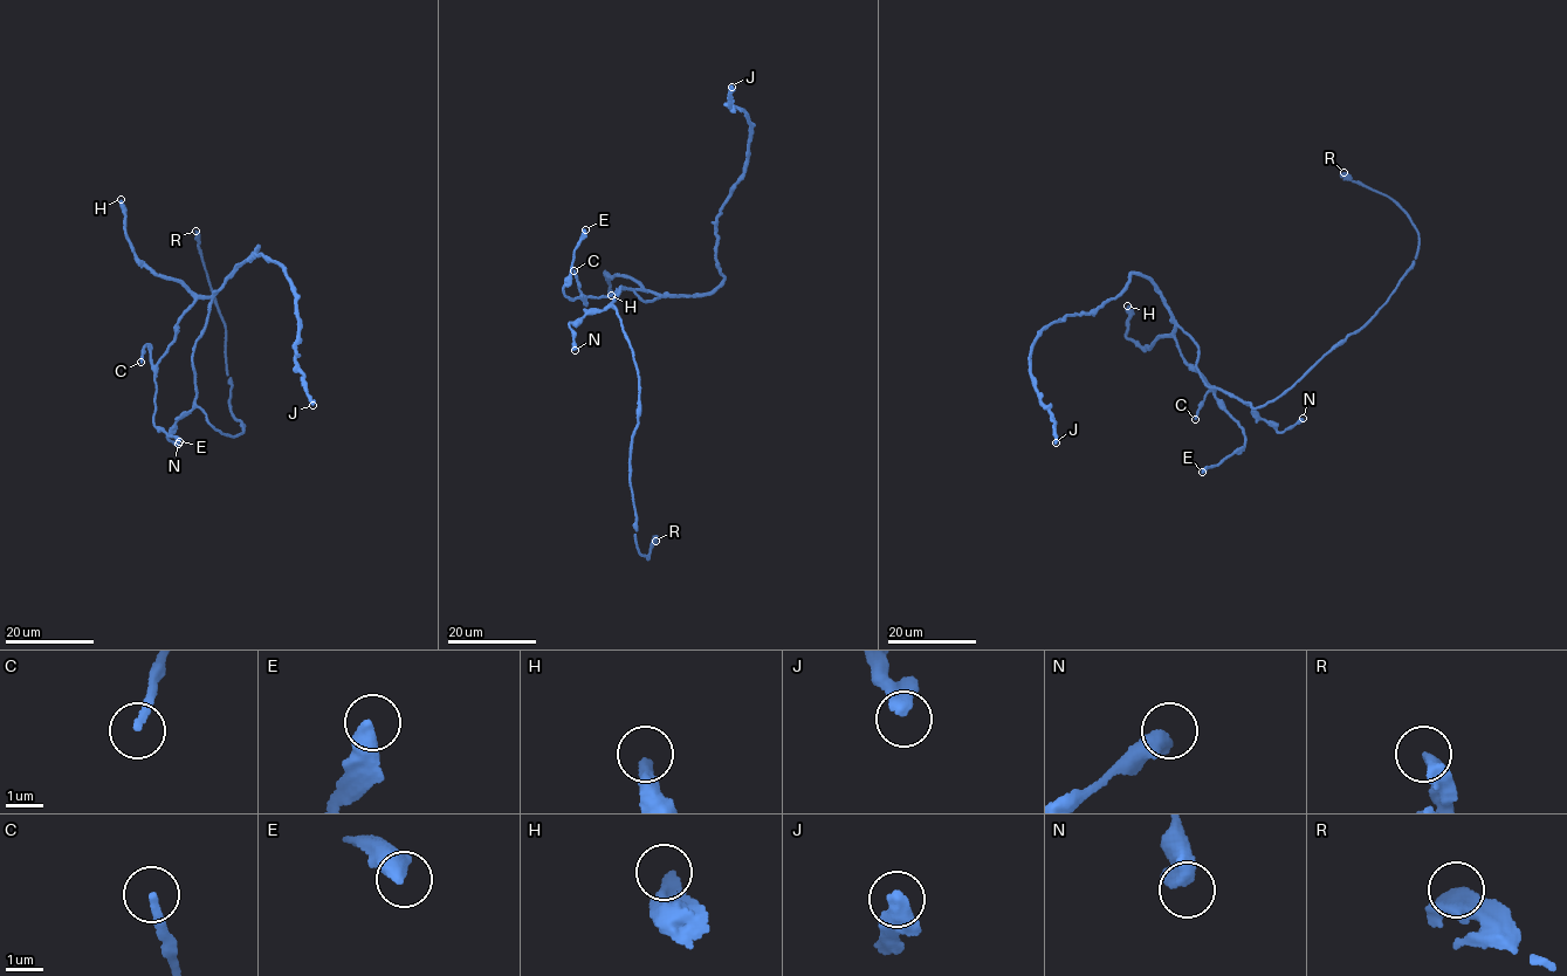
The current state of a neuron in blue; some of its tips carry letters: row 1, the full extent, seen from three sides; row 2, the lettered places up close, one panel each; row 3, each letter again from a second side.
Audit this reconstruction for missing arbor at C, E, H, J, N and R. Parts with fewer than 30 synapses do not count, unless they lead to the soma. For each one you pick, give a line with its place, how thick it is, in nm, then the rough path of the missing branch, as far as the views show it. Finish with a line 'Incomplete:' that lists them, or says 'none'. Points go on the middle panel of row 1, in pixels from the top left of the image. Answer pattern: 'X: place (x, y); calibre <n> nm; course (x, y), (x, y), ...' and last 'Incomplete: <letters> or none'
H: place (611, 295); calibre 320 nm; course (611, 295), (653, 321), (693, 309), (732, 282), (746, 247), (779, 206), (735, 183), (741, 166)
Incomplete: H

